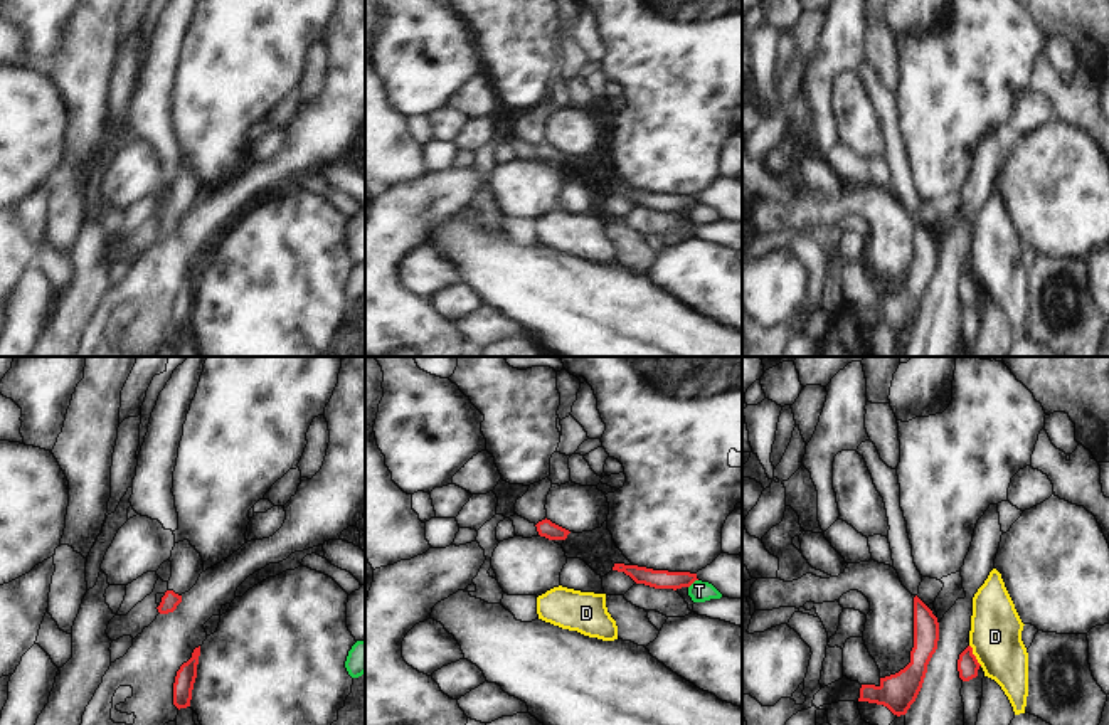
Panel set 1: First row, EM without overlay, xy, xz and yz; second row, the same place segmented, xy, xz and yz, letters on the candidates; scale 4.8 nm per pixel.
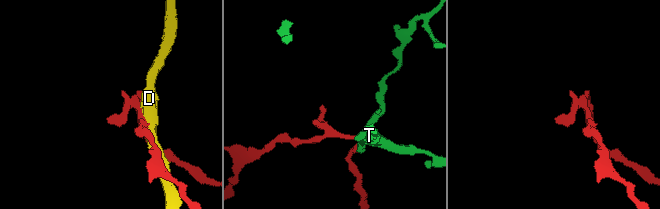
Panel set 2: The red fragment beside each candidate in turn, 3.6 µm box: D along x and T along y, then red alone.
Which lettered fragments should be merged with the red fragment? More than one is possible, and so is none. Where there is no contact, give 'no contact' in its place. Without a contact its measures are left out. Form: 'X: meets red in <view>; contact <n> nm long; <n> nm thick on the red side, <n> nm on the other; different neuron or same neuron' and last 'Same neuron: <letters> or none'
D: meets red in yz; contact 120 nm long; 100 nm thick on the red side, 240 nm on the other; different neuron
T: meets red in xz; contact 60 nm long; 100 nm thick on the red side, 100 nm on the other; different neuron
Same neuron: none

